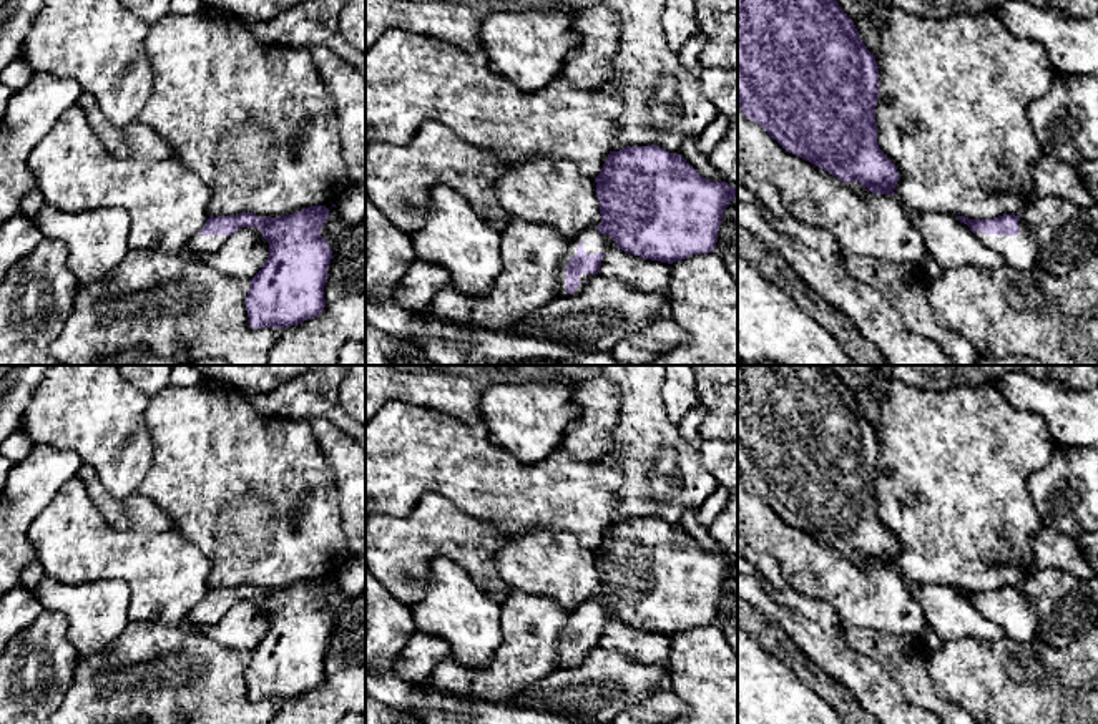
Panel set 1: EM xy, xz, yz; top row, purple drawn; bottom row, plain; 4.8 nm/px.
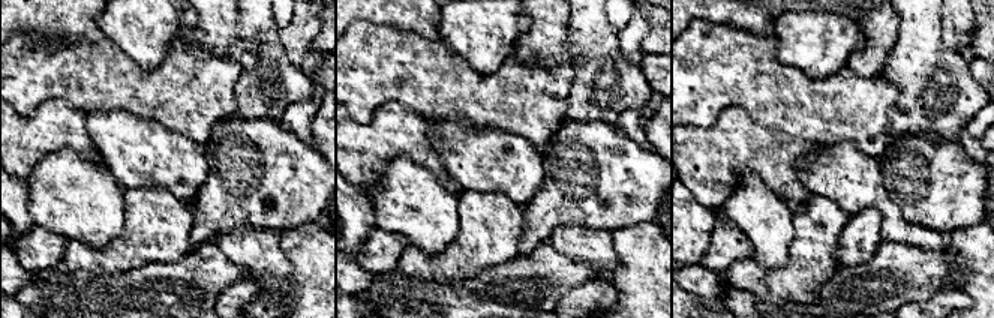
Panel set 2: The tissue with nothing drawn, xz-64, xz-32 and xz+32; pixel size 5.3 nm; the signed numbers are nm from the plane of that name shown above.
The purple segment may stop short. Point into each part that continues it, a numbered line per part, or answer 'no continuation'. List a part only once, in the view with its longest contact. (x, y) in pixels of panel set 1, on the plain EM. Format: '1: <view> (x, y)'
1: xz (593, 615)

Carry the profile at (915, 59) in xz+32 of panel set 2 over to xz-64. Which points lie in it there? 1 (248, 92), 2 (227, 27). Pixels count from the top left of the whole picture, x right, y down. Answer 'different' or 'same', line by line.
1: same
2: different

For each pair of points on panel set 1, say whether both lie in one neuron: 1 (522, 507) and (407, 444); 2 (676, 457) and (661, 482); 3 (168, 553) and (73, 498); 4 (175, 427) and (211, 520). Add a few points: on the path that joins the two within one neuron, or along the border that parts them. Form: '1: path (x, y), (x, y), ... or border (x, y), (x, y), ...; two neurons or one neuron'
1: path (494, 487), (455, 459), (436, 452); one neuron
2: path (670, 464), (663, 475); one neuron
3: path (142, 553), (118, 553), (90, 525); one neuron
4: path (198, 450), (211, 464), (211, 497); one neuron

